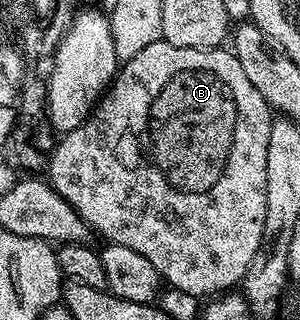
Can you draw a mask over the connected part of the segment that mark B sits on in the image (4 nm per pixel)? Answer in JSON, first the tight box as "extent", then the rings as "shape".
{"extent":[45,40,272,299],"shape":[[[160,40],[149,44],[149,48],[137,52],[137,56],[122,63],[115,81],[107,87],[87,119],[56,141],[55,148],[49,155],[45,174],[53,189],[70,202],[71,207],[87,221],[88,227],[94,233],[96,230],[101,237],[107,238],[103,240],[110,245],[133,248],[133,252],[145,256],[145,260],[153,264],[160,279],[170,289],[189,292],[200,299],[206,294],[219,296],[242,283],[253,256],[257,256],[257,248],[265,232],[265,159],[269,152],[272,121],[271,107],[261,96],[261,92],[253,88],[230,49],[177,48]]]}

